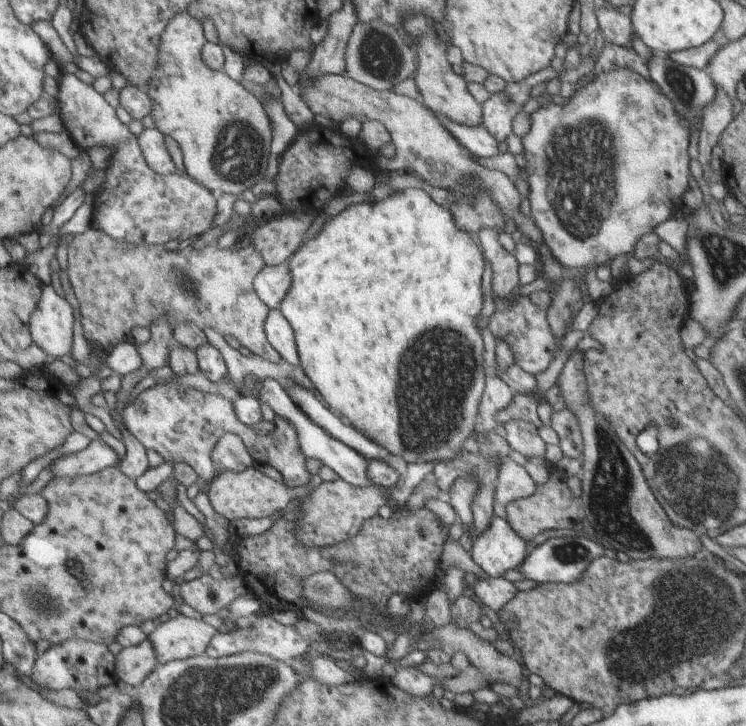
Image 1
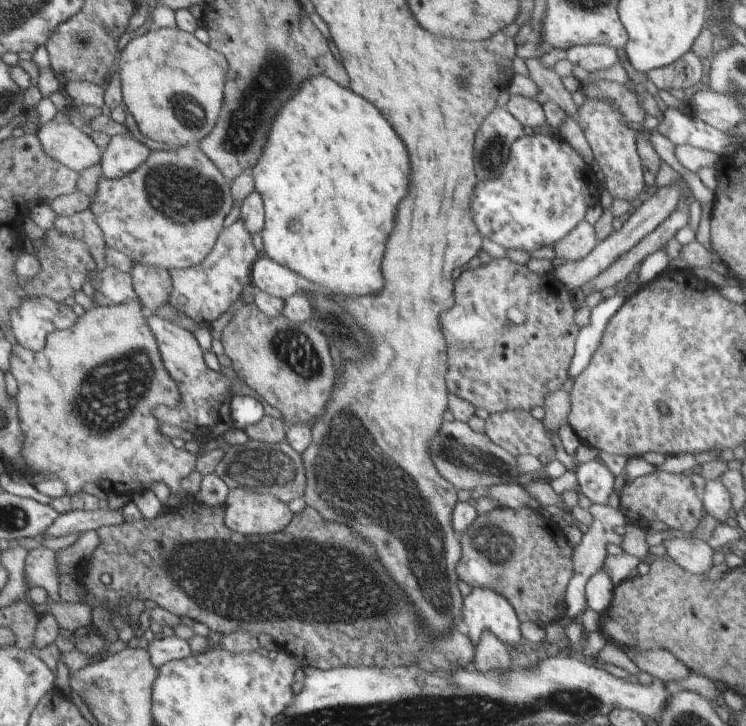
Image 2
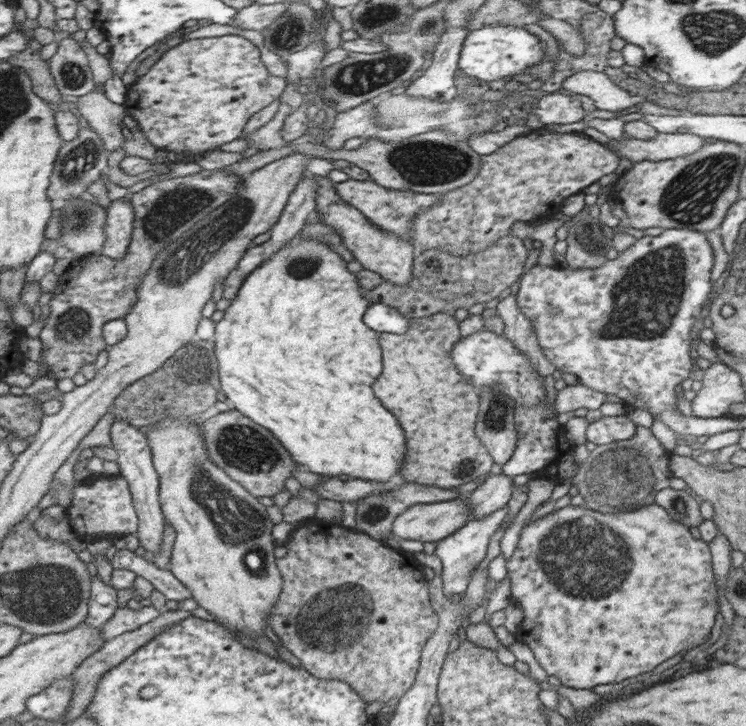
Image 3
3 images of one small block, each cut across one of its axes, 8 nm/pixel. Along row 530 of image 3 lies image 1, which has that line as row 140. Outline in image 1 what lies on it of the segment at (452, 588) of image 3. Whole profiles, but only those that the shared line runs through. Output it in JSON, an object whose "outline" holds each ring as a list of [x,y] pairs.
{"outline":[[[438,116],[440,122],[468,152],[476,158],[488,158],[498,154],[498,141],[485,129],[483,124],[466,126],[450,120],[446,116]]]}

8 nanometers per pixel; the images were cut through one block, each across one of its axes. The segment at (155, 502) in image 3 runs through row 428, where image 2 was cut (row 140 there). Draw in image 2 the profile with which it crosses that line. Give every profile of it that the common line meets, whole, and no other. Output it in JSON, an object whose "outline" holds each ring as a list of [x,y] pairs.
{"outline":[[[132,133],[111,135],[111,141],[102,153],[101,174],[109,179],[126,176],[148,161],[150,153],[152,151],[148,146],[137,140]]]}

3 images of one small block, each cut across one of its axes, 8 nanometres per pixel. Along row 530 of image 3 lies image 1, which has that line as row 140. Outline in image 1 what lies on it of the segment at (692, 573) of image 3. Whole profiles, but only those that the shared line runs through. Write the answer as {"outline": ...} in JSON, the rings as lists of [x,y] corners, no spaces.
{"outline":[[[628,67],[605,69],[588,80],[586,84],[582,84],[572,97],[565,98],[564,104],[558,105],[544,101],[544,104],[542,103],[542,106],[533,112],[529,119],[529,132],[521,138],[526,159],[526,166],[522,170],[521,185],[524,188],[524,196],[527,196],[531,202],[531,219],[541,230],[543,242],[549,249],[550,254],[562,267],[568,268],[568,270],[587,266],[596,268],[600,265],[609,264],[616,256],[622,256],[622,254],[633,256],[634,248],[636,248],[636,244],[642,236],[650,234],[660,223],[672,219],[672,216],[680,214],[688,206],[690,199],[688,177],[691,176],[688,165],[691,159],[688,155],[689,122],[679,117],[670,98],[666,97],[651,80],[646,80],[640,73]]]}

